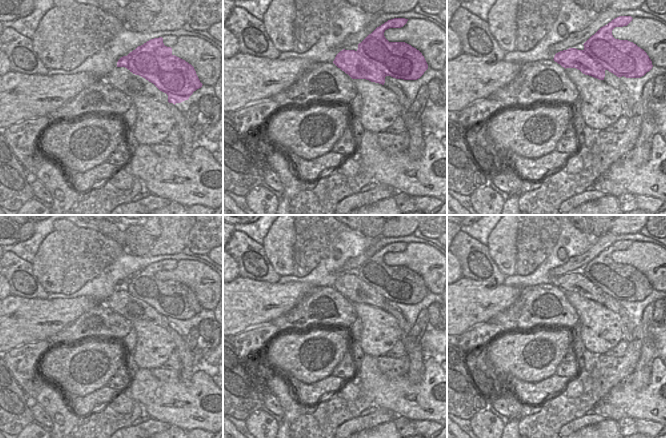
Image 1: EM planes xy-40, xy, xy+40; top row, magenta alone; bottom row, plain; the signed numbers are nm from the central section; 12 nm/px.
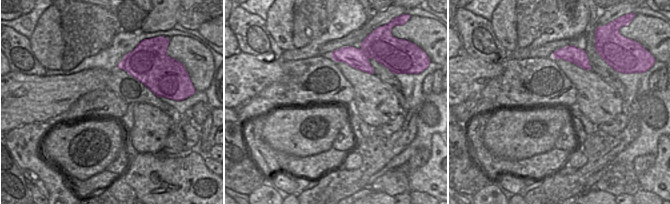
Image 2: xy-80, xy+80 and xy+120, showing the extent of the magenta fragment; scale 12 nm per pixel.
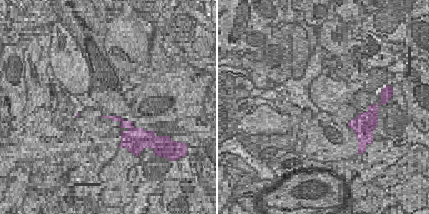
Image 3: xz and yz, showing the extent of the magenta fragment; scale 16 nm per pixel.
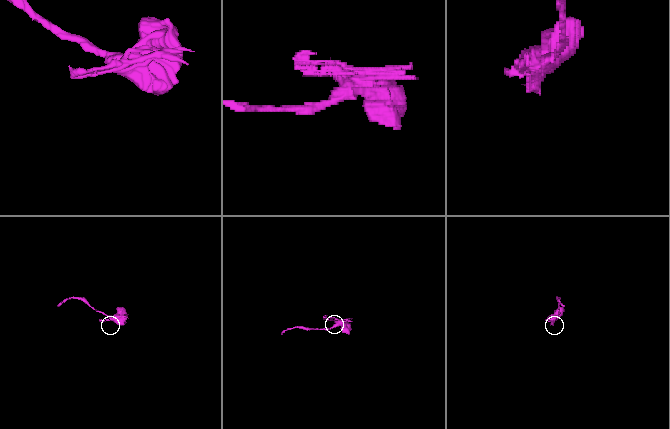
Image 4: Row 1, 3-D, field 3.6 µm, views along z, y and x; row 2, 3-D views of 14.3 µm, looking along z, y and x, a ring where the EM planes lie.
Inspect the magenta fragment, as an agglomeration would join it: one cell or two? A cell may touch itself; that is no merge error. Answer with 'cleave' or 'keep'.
cleave

